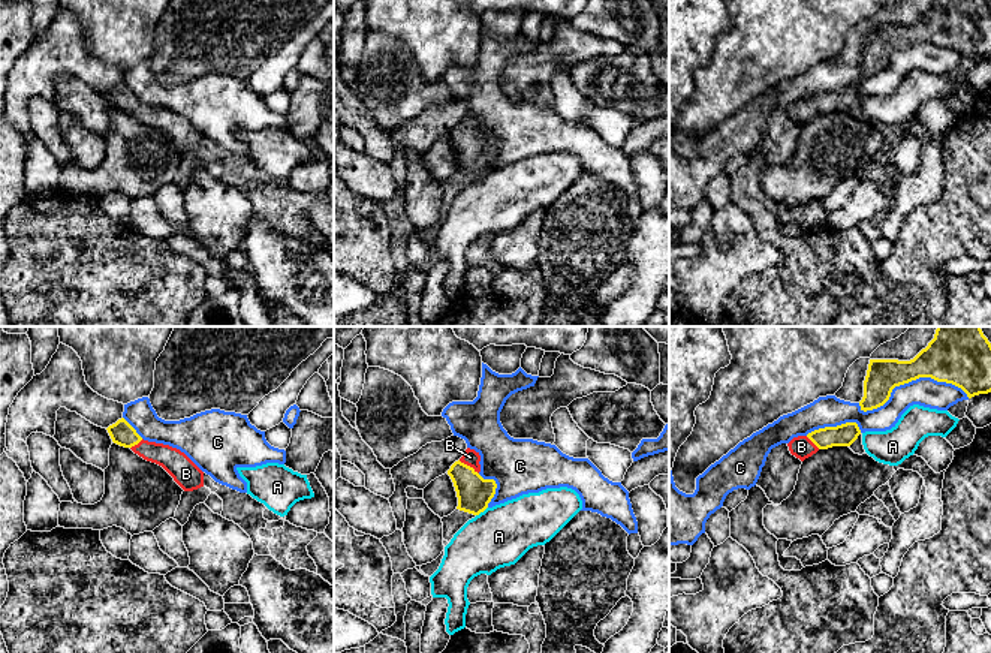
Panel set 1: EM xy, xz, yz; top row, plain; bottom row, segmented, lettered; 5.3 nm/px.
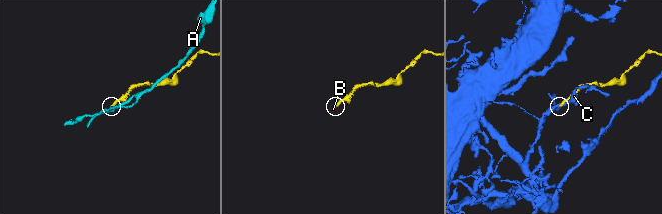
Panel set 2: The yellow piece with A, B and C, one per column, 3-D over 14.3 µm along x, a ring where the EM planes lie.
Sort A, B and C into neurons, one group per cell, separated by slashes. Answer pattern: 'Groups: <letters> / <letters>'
Groups: A / B / C

